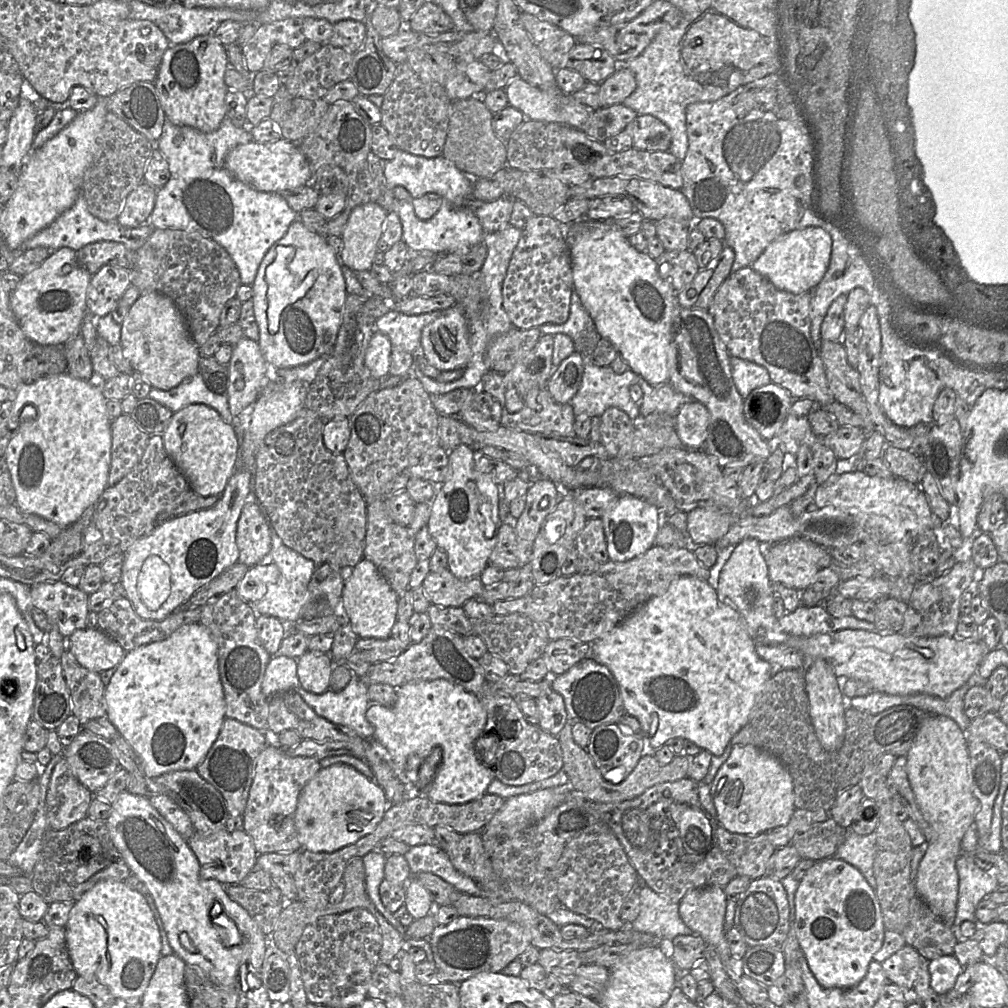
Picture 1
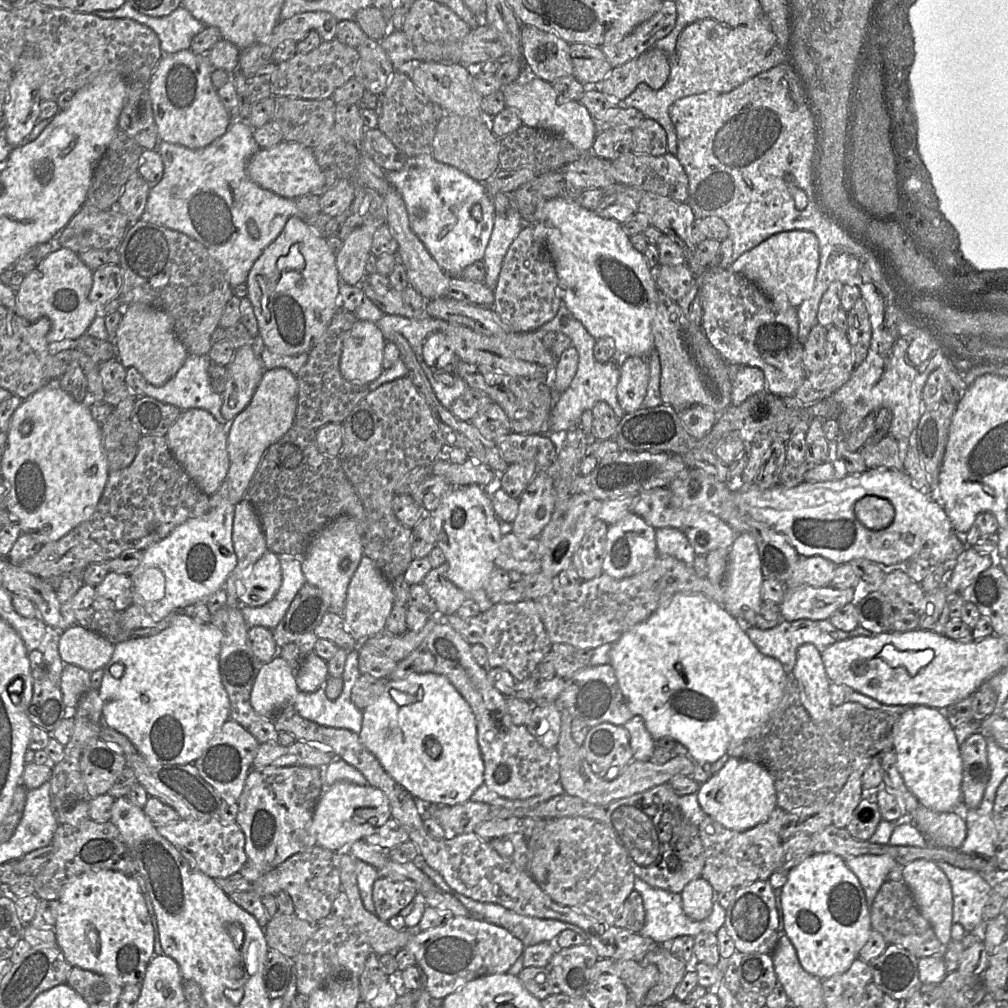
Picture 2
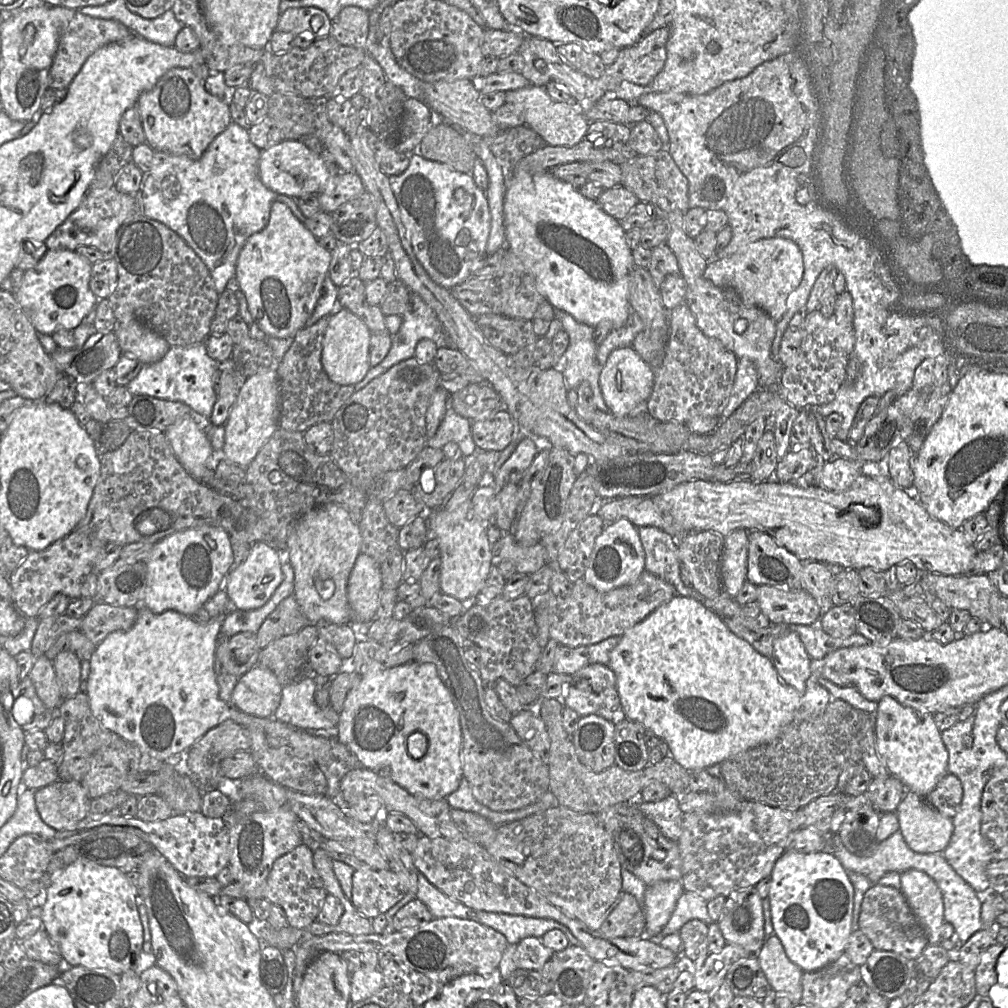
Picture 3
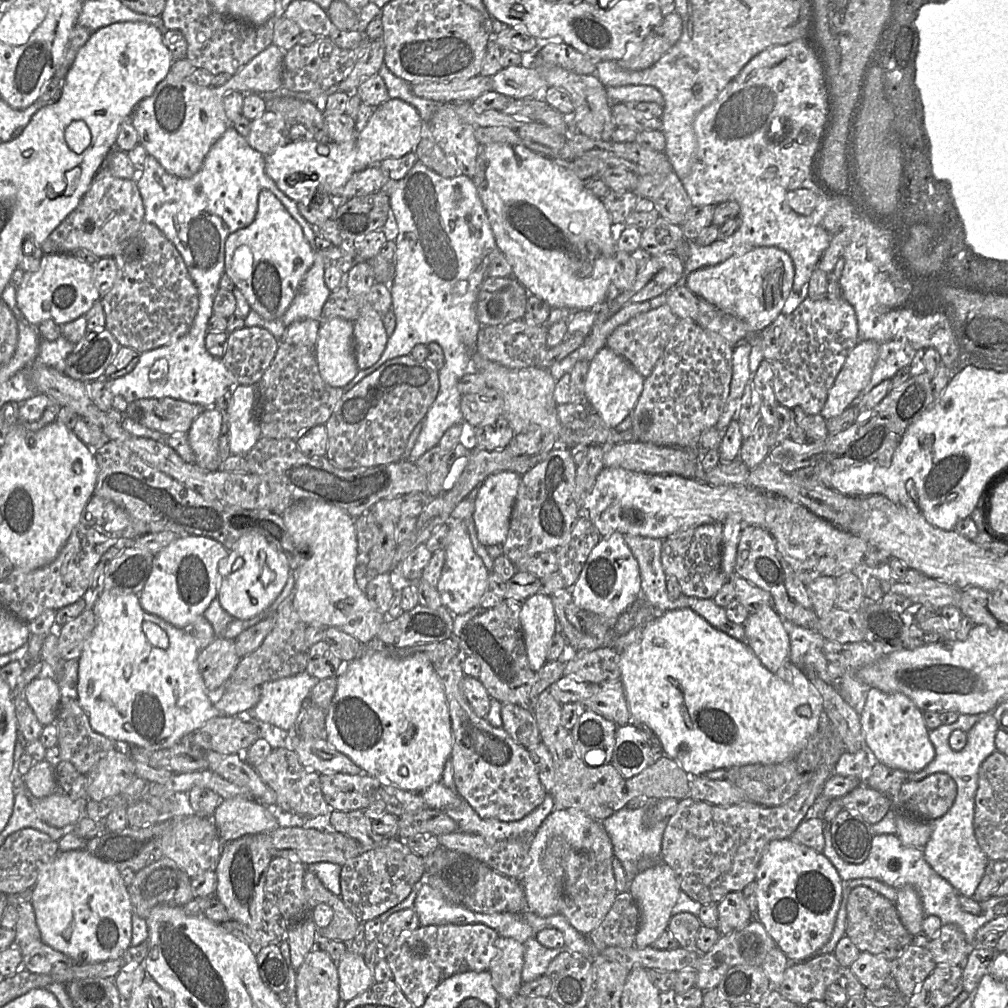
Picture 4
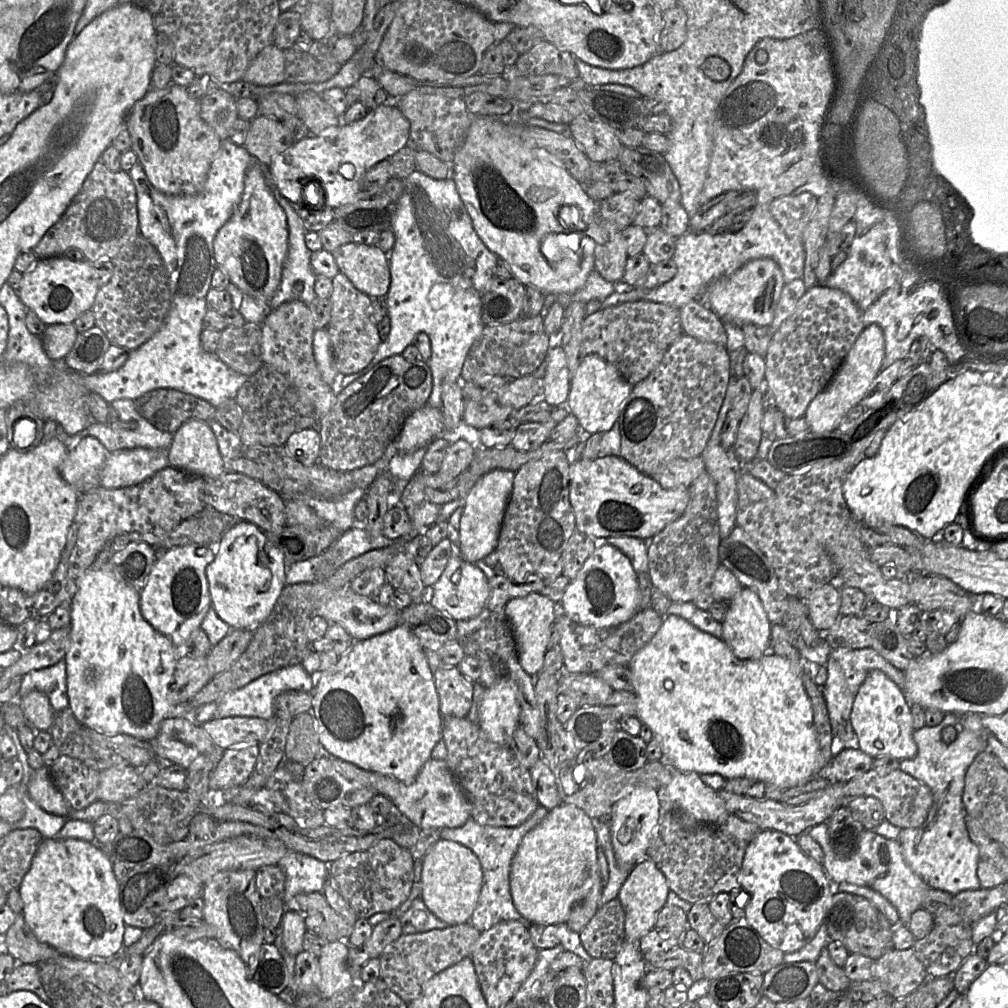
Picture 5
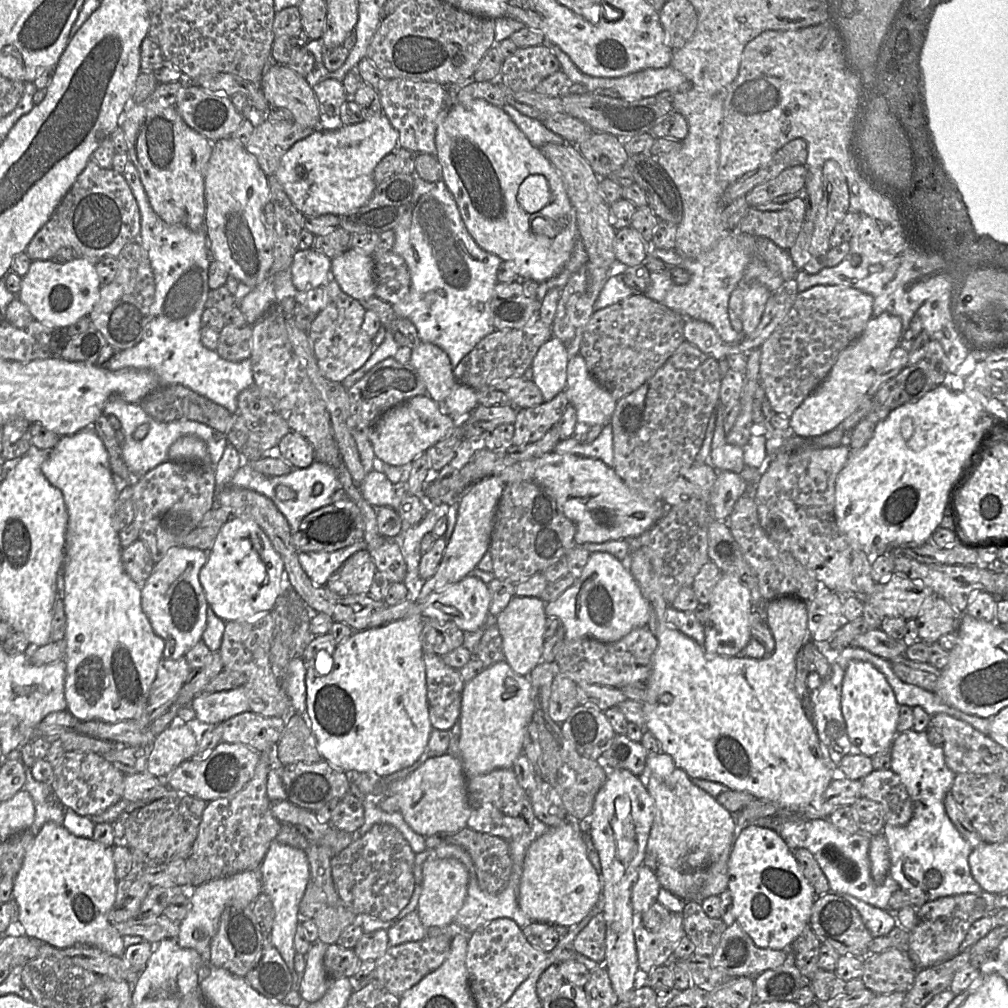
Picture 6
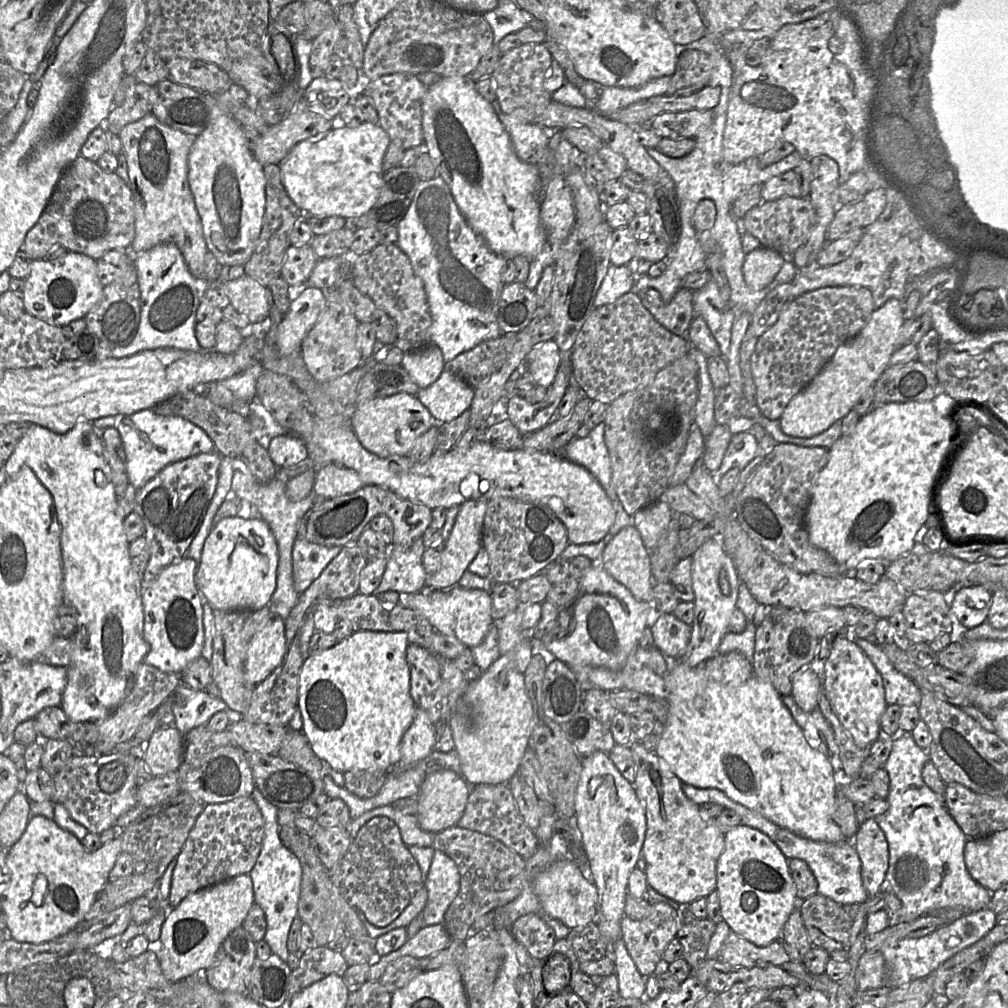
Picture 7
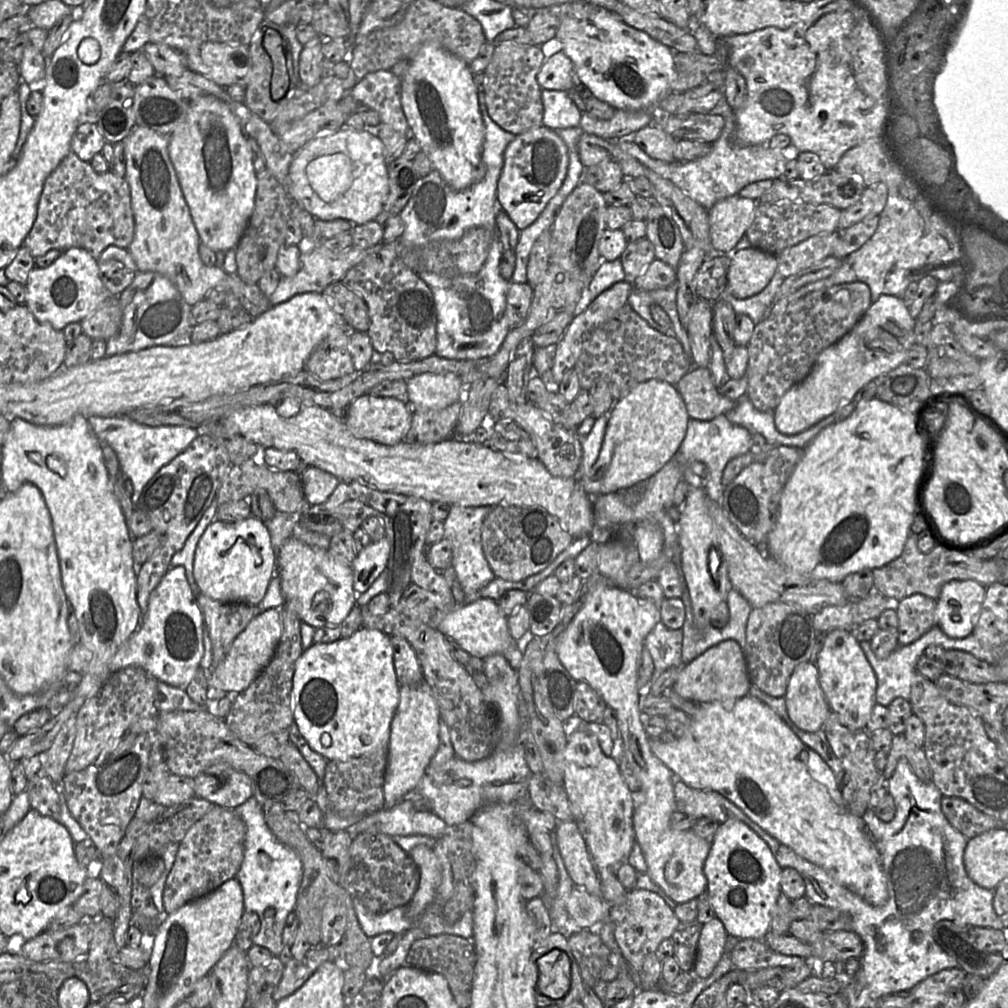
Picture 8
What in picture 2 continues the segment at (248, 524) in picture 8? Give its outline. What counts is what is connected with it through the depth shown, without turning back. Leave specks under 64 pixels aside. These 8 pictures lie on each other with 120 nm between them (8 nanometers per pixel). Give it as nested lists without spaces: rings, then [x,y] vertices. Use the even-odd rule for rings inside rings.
[[[266,551],[248,574],[235,582],[240,604],[258,607],[267,604],[282,584],[282,571],[277,554]]]

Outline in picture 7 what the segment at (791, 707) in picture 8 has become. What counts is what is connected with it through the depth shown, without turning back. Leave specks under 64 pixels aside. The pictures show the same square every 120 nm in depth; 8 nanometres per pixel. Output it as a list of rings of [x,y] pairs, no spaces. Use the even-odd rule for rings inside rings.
[[[803,666],[793,678],[792,693],[796,704],[806,712],[818,708],[821,678],[810,667]]]

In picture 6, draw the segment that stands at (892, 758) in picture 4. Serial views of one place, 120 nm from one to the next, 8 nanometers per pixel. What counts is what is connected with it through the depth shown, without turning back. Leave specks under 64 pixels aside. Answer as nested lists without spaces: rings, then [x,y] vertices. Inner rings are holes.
[[[866,661],[848,663],[841,689],[841,712],[851,744],[862,754],[872,757],[890,749],[898,734],[899,707],[893,689],[884,674]]]

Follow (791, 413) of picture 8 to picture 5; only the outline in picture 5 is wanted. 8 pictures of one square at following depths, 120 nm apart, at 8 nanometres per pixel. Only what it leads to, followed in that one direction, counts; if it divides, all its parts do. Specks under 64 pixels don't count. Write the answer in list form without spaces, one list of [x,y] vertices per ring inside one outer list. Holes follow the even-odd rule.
[[[875,323],[865,326],[831,380],[807,407],[803,418],[809,431],[823,433],[837,429],[850,409],[862,400],[881,371],[884,356],[885,337],[882,328]]]

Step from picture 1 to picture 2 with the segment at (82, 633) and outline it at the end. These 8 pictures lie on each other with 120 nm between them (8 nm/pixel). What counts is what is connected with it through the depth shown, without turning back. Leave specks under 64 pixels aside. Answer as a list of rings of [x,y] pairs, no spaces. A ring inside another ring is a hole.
[[[75,624],[58,637],[58,652],[64,663],[89,672],[104,668],[111,660],[115,644],[104,636]]]

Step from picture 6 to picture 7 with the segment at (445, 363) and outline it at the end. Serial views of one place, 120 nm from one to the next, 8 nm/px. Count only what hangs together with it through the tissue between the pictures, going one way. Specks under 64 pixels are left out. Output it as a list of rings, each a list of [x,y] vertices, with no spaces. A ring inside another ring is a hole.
[[[432,343],[421,349],[405,353],[401,363],[420,389],[434,383],[444,371],[444,365],[441,349]]]

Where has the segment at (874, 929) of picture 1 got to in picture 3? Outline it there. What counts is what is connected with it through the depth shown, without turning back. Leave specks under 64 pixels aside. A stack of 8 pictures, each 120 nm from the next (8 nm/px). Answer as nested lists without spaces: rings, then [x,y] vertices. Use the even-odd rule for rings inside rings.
[[[786,851],[776,861],[772,873],[770,875],[770,887],[769,887],[769,902],[771,921],[773,925],[774,935],[776,935],[784,947],[785,953],[788,958],[804,972],[816,971],[826,965],[837,960],[843,953],[851,935],[852,929],[852,912],[853,912],[853,897],[854,890],[852,883],[849,879],[846,869],[843,867],[839,859],[831,851],[817,851],[811,853],[802,853],[796,851]]]

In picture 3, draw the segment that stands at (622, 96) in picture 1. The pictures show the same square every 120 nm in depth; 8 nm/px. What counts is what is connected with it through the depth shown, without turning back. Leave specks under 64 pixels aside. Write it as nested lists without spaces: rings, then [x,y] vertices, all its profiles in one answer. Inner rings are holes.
[[[665,26],[646,33],[634,45],[620,49],[616,60],[598,79],[599,86],[606,94],[613,94],[623,81],[649,85],[664,67],[669,34],[670,27]]]

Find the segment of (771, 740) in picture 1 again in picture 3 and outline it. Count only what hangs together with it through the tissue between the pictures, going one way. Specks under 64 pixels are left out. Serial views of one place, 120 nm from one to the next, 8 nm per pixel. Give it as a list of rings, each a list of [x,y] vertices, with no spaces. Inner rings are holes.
[[[832,698],[825,711],[811,720],[793,720],[773,741],[749,748],[721,763],[722,779],[728,790],[743,800],[757,801],[772,807],[798,810],[812,800],[836,791],[839,776],[850,764],[861,763],[861,740],[867,730],[875,729],[875,713],[855,708]]]

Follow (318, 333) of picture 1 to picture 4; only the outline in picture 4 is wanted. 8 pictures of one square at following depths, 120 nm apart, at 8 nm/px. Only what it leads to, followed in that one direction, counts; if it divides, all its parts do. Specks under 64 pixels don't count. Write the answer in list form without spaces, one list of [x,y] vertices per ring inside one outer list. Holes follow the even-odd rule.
[[[262,190],[254,221],[231,233],[225,242],[225,272],[241,290],[251,309],[265,320],[280,319],[293,302],[299,287],[315,260],[316,251],[306,240],[299,223],[289,214],[280,200],[269,190]]]

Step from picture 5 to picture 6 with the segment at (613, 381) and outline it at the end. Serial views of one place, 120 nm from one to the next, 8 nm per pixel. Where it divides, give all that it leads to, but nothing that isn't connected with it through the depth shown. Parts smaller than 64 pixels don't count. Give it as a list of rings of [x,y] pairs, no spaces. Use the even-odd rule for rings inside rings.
[[[580,354],[569,358],[565,391],[576,409],[577,422],[589,427],[610,423],[617,400],[591,376]]]

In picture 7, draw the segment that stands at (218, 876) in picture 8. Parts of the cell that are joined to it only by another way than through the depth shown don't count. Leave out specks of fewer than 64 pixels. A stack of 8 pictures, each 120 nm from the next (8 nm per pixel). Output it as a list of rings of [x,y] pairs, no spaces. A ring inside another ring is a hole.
[[[251,796],[205,804],[177,856],[168,897],[170,907],[177,906],[190,893],[249,874],[260,854],[263,838],[264,819]]]

